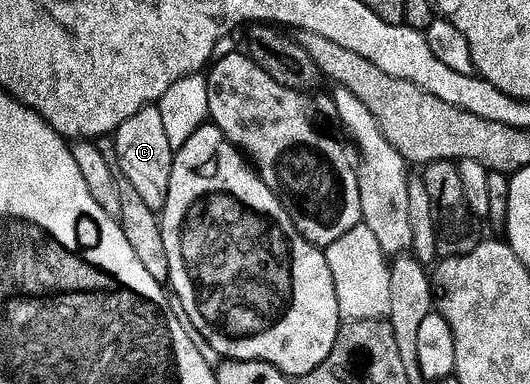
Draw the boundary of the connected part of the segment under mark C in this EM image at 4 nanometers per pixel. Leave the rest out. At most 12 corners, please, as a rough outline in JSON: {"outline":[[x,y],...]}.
{"outline":[[157,106],[113,136],[115,164],[162,213],[175,151]]}

